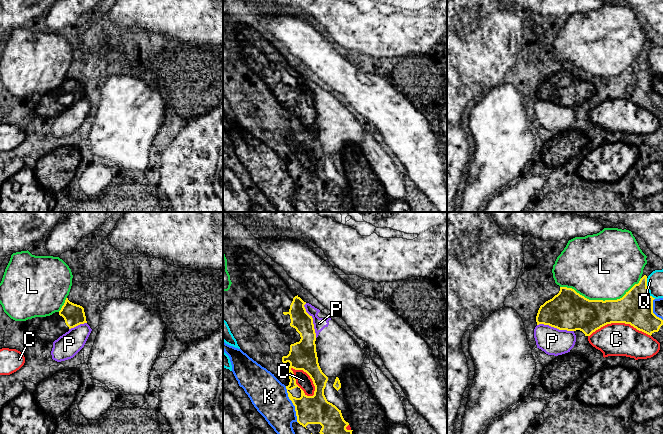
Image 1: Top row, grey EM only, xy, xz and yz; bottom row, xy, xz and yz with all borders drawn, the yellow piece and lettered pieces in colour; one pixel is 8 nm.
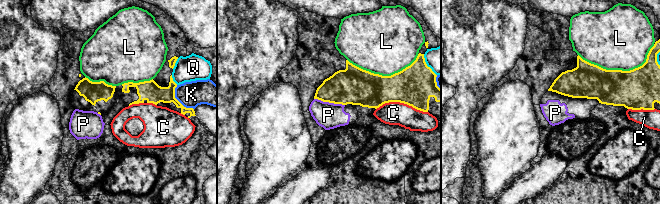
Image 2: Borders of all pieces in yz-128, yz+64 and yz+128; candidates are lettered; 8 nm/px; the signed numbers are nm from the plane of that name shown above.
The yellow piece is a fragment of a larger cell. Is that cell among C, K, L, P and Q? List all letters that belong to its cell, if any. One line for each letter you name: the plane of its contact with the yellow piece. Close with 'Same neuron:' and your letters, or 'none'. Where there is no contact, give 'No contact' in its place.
Same neuron: none

